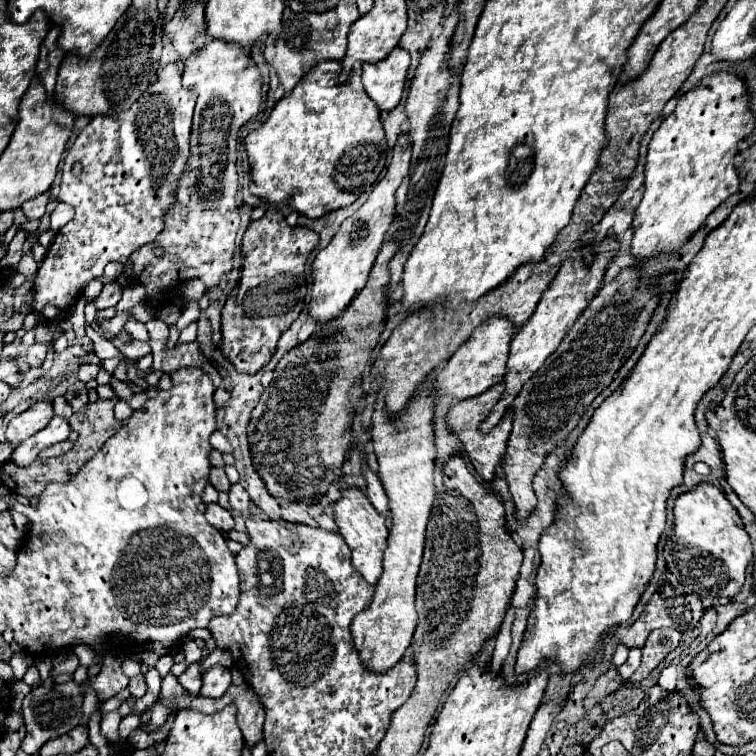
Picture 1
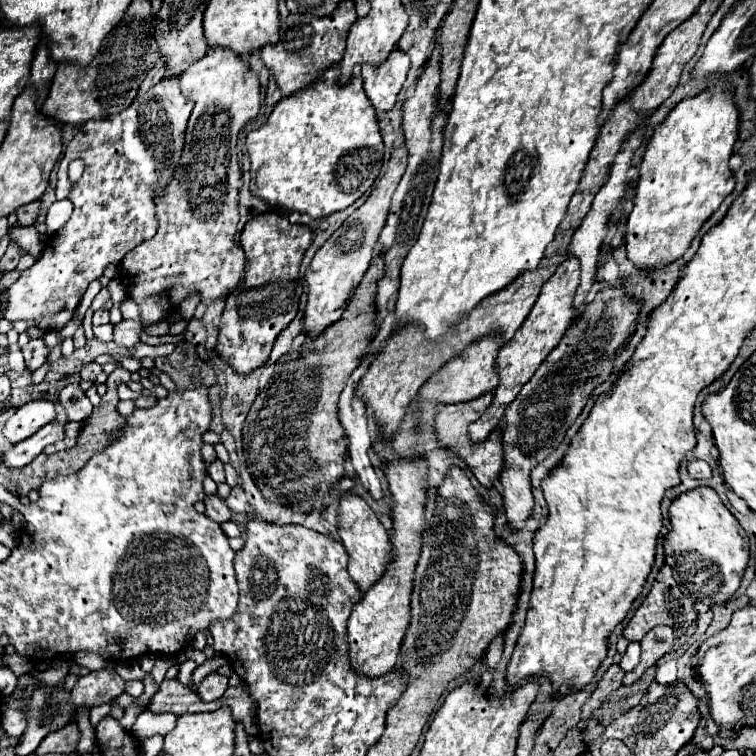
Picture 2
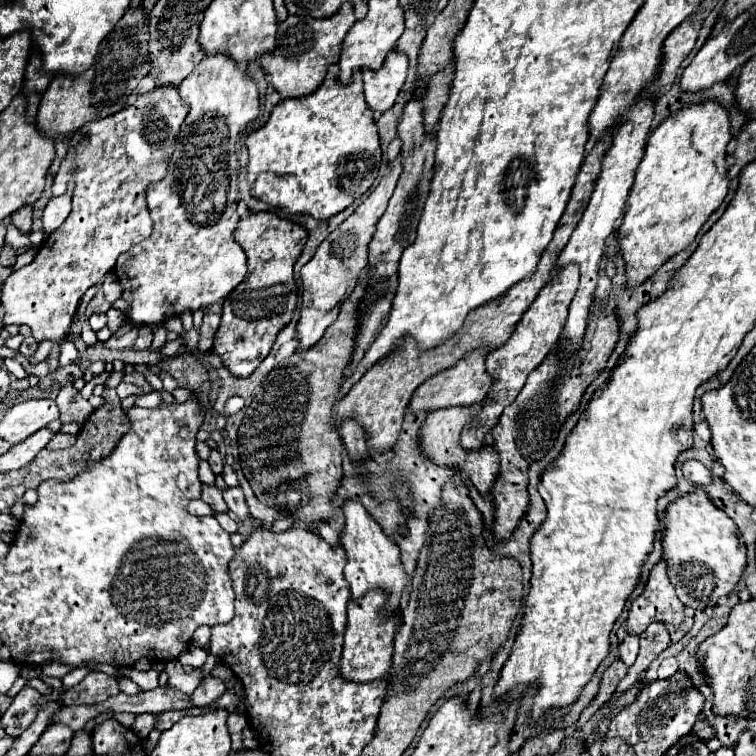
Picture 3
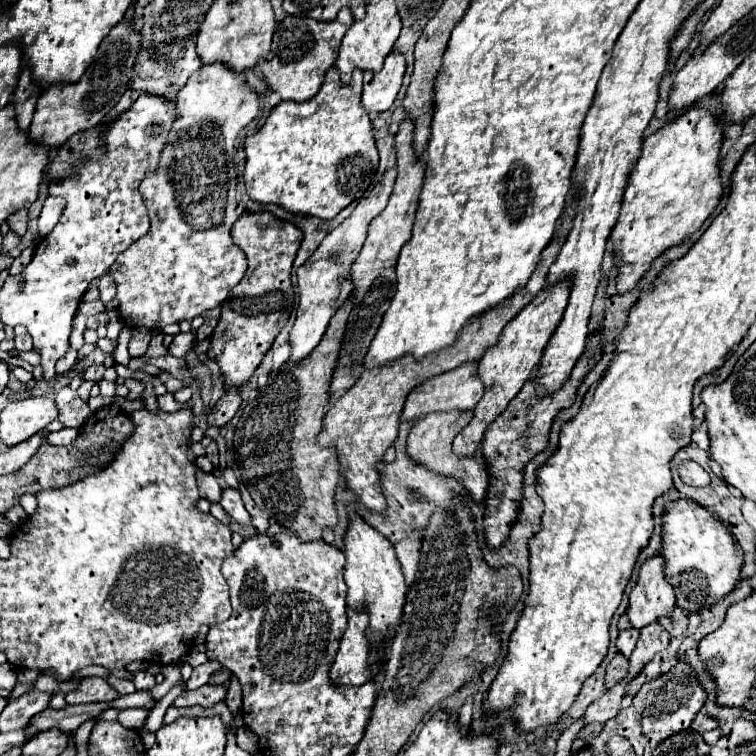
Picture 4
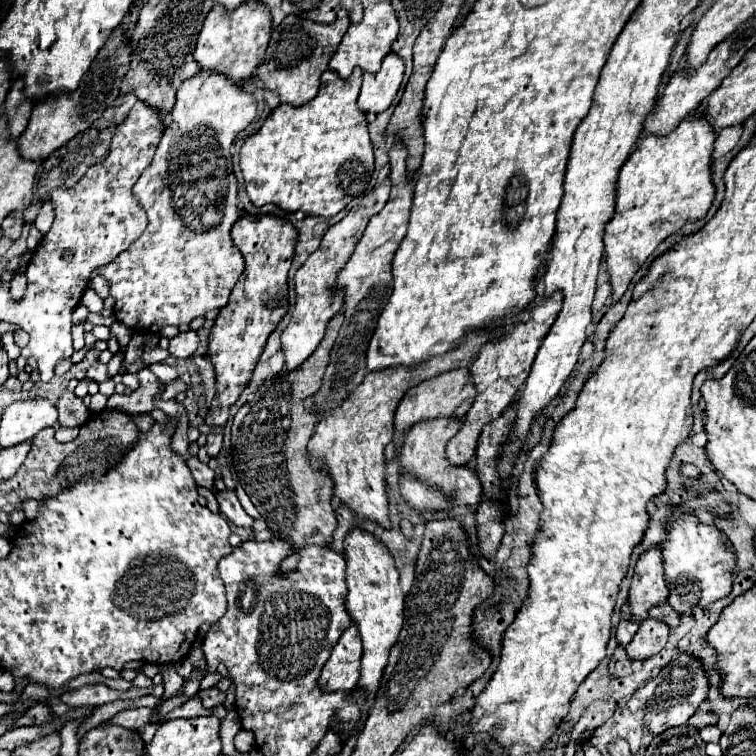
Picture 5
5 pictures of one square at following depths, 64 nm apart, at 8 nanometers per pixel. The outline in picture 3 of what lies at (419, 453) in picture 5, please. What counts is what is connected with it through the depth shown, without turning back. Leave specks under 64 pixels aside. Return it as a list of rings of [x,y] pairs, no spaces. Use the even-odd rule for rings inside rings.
[[[474,404],[468,408],[442,408],[442,410],[428,412],[426,420],[422,422],[422,426],[418,430],[418,446],[420,446],[420,452],[430,462],[434,462],[436,466],[460,470],[472,482],[472,486],[480,492],[480,496],[486,496],[494,484],[494,478],[498,476],[498,454],[490,446],[466,452],[458,444],[458,436],[462,432],[462,428],[478,416],[480,408],[482,408],[482,404]]]

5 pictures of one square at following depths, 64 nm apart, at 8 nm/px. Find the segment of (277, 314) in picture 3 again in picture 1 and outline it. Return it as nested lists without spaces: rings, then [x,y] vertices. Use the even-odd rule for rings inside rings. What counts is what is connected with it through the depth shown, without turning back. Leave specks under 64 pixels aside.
[[[268,210],[260,220],[250,222],[250,226],[244,232],[242,238],[242,272],[238,286],[230,292],[224,308],[222,308],[222,354],[236,366],[238,372],[254,374],[262,366],[266,366],[272,358],[272,352],[276,348],[276,342],[284,330],[290,328],[290,324],[298,318],[306,286],[304,286],[304,264],[312,248],[318,244],[318,234],[306,226],[290,226],[282,212]]]

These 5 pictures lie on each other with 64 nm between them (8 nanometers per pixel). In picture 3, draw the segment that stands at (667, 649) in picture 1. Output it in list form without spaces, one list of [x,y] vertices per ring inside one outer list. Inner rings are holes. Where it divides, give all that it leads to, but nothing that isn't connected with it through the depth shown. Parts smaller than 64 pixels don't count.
[[[650,624],[642,634],[640,634],[640,652],[636,662],[628,668],[628,674],[620,680],[620,684],[616,686],[616,694],[624,694],[638,678],[640,674],[650,666],[650,662],[670,646],[670,634],[666,630],[664,624]]]

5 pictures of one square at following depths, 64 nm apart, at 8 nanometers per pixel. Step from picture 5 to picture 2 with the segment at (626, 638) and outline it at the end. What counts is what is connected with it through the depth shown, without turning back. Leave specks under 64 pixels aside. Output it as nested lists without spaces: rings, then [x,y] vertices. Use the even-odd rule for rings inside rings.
[[[628,642],[628,648],[626,648],[626,652],[622,654],[620,666],[622,666],[622,670],[630,672],[638,662],[640,662],[640,644],[638,644],[638,642]]]

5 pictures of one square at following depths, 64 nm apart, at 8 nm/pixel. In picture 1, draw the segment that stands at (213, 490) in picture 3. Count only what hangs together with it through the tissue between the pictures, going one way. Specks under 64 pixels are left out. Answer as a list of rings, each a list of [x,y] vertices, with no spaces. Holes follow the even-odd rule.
[[[212,502],[212,504],[208,504],[208,508],[206,508],[206,520],[214,526],[214,528],[218,528],[220,532],[228,532],[228,530],[232,530],[234,528],[234,520],[232,520],[232,514],[228,512],[228,510],[224,510],[220,504],[216,504],[216,502]]]

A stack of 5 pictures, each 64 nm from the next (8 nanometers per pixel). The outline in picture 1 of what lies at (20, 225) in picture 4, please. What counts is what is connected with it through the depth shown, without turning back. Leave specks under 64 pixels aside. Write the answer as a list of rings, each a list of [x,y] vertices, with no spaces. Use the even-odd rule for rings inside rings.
[[[44,192],[42,196],[36,196],[36,198],[32,198],[32,200],[28,200],[28,202],[24,202],[24,204],[20,206],[20,210],[22,210],[24,216],[28,218],[28,222],[42,218],[44,206],[46,206],[48,198],[50,198],[50,192]]]

